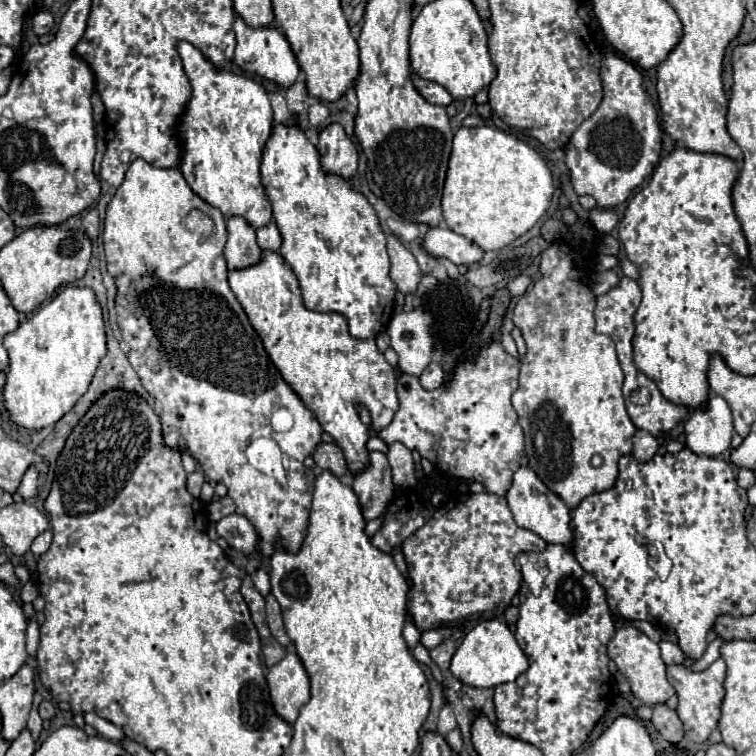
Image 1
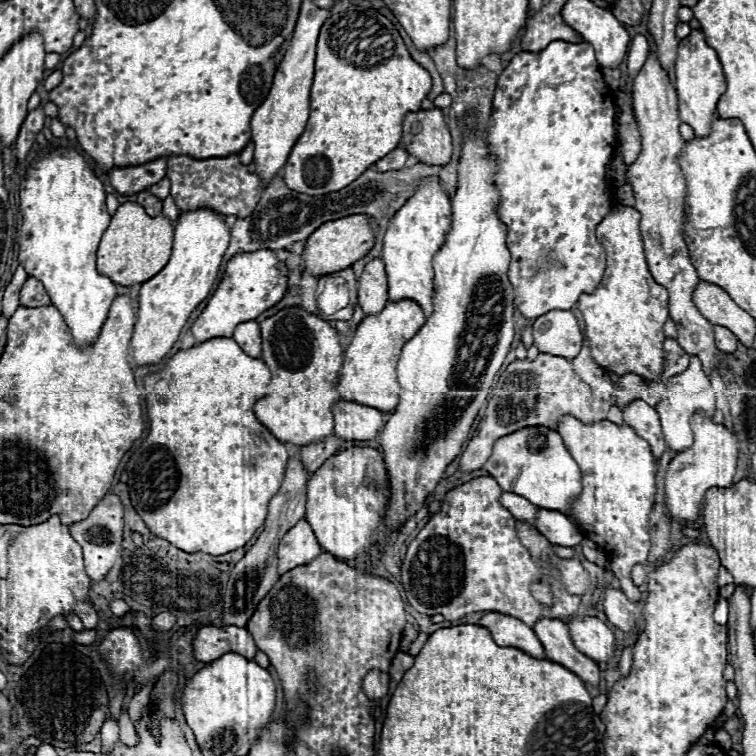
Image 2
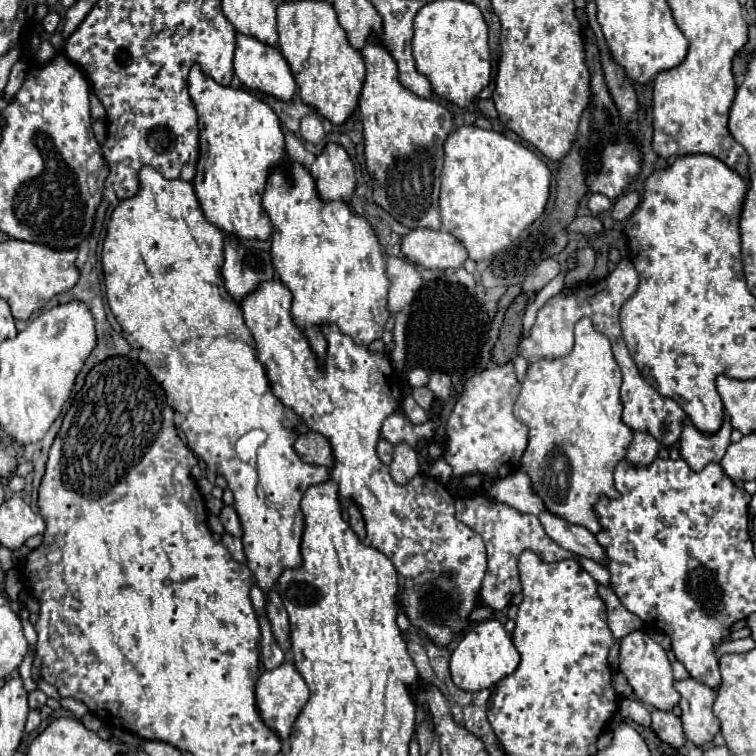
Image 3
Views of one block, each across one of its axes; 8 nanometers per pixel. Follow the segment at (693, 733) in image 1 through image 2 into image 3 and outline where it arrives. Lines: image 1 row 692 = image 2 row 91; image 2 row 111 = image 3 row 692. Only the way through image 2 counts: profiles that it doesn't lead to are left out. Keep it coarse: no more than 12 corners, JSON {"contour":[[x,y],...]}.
{"contour":[[686,678],[680,692],[682,726],[696,746],[712,742],[720,720],[714,688]]}

